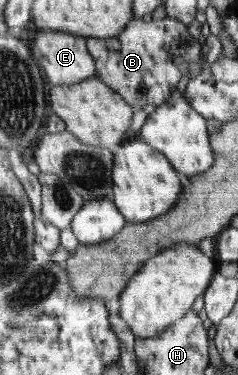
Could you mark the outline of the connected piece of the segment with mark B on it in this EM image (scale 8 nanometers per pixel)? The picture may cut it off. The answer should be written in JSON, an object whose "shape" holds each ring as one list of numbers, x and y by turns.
{"shape":[[169,16,155,21,135,19,118,36,89,38,87,45,97,62,96,78,120,93,137,109,149,104,160,107,172,98,186,74,189,74,189,80,194,80,208,67,202,54,202,42,190,34,185,22]]}

